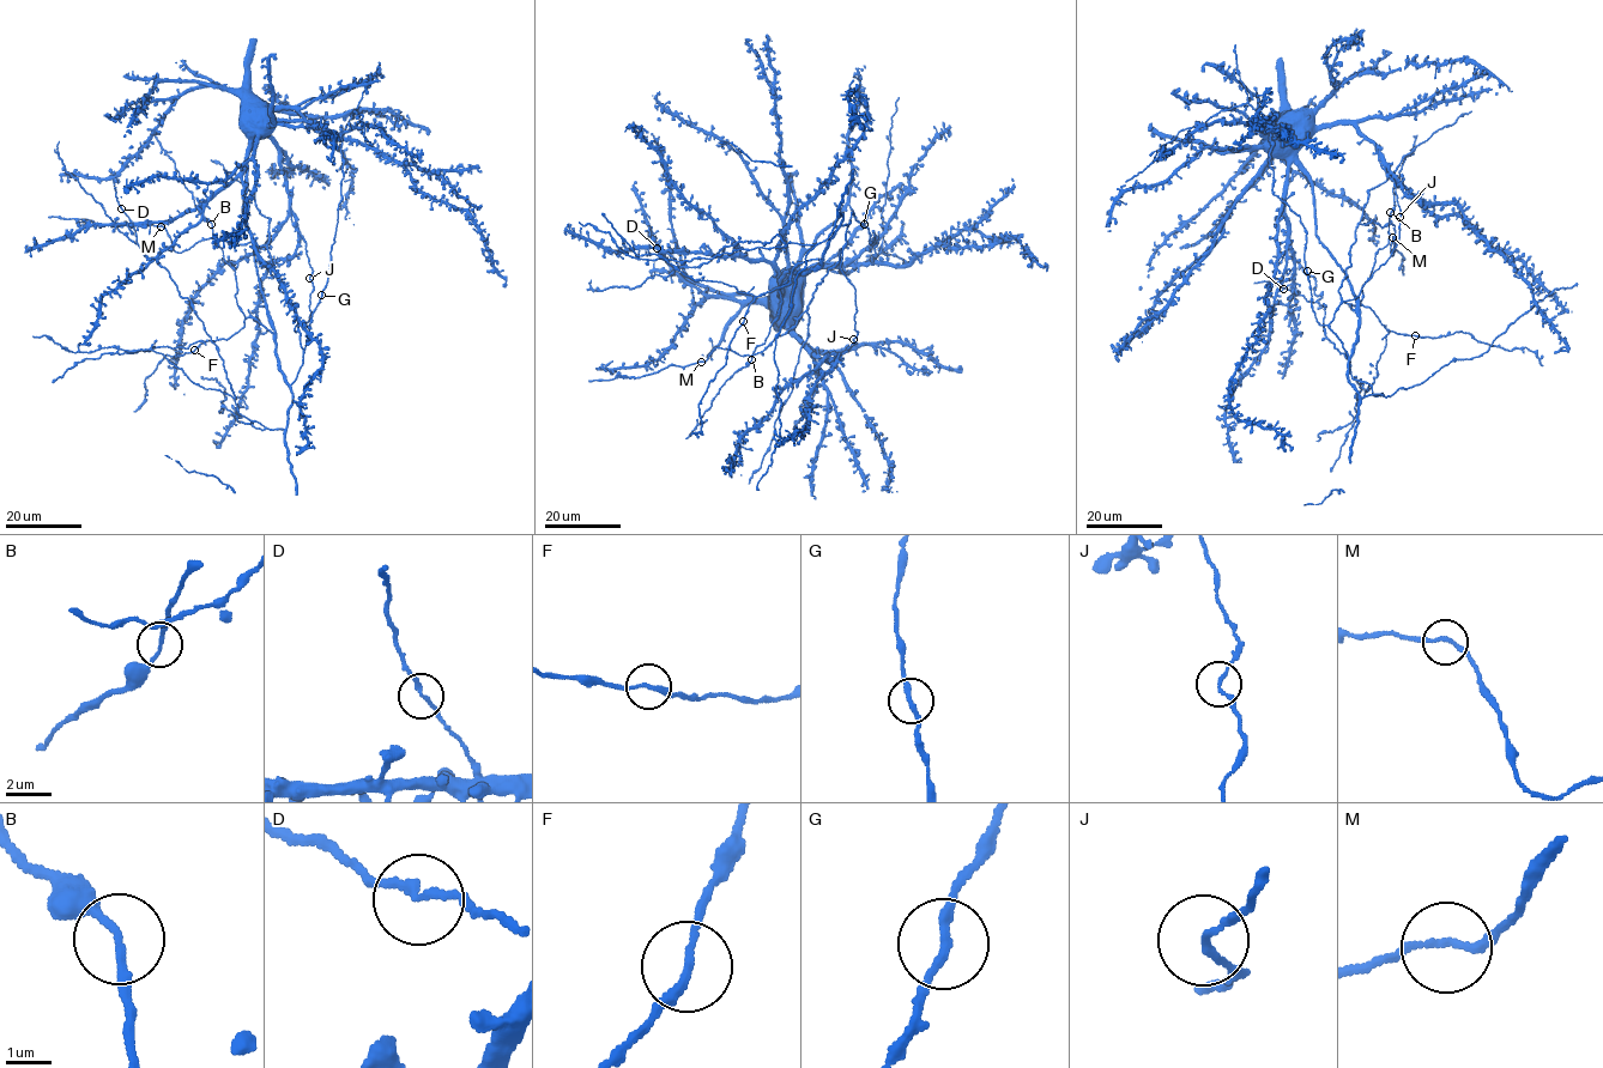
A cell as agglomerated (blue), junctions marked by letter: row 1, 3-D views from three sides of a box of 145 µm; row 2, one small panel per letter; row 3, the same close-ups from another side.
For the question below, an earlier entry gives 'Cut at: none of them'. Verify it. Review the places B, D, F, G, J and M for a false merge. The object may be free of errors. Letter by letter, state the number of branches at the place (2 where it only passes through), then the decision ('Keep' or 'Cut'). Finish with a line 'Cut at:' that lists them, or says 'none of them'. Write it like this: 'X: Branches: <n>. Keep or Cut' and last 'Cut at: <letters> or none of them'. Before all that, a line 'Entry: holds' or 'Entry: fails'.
Entry: holds
B: Branches: 2. Keep
D: Branches: 2. Keep
F: Branches: 2. Keep
G: Branches: 2. Keep
J: Branches: 2. Keep
M: Branches: 2. Keep
Cut at: none of them

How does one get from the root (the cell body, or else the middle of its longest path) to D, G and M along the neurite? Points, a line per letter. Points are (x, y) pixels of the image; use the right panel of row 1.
D: (1280, 126), (1271, 128), (1271, 155), (1287, 159), (1284, 214), (1294, 262), (1293, 292), (1283, 289)
G: (1280, 126), (1265, 131), (1266, 137), (1264, 120), (1270, 125), (1272, 193), (1300, 217), (1306, 234), (1307, 271)
M: (1280, 126), (1353, 126), (1392, 174), (1399, 240), (1342, 301), (1357, 224), (1391, 223), (1392, 256), (1392, 237)

